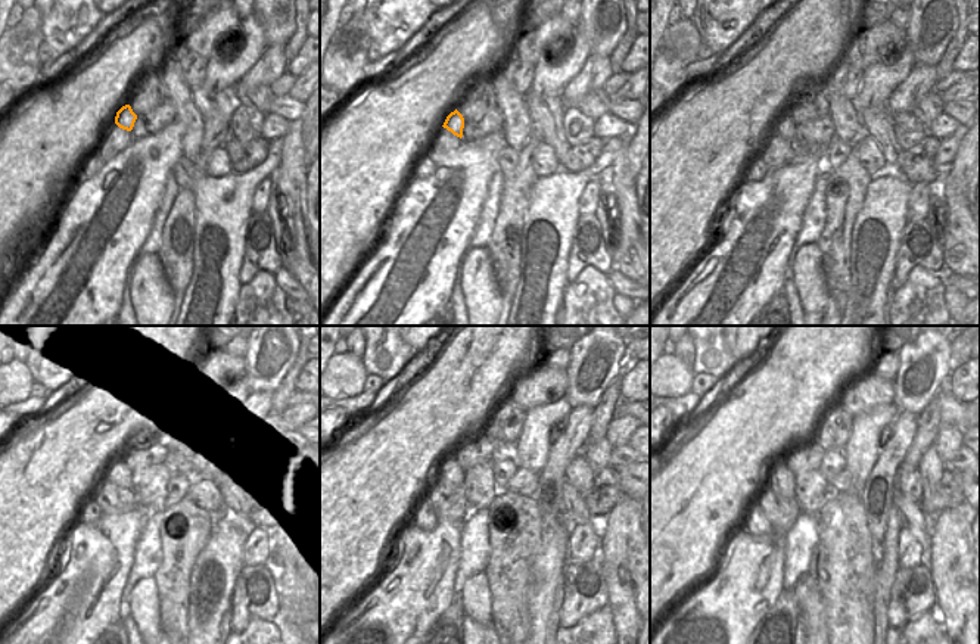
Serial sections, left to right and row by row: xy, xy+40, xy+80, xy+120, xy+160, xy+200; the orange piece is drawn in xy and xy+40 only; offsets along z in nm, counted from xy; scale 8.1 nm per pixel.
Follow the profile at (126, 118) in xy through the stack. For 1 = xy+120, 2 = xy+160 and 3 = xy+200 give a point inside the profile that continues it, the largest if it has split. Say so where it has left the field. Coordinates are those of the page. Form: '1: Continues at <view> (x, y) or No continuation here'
1: Continues at xy+120 (118, 472)
2: Continues at xy+160 (450, 469)
3: Continues at xy+200 (781, 479)

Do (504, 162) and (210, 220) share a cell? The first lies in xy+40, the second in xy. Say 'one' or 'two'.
one

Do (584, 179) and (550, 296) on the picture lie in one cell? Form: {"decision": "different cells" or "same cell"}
{"decision": "same cell"}

